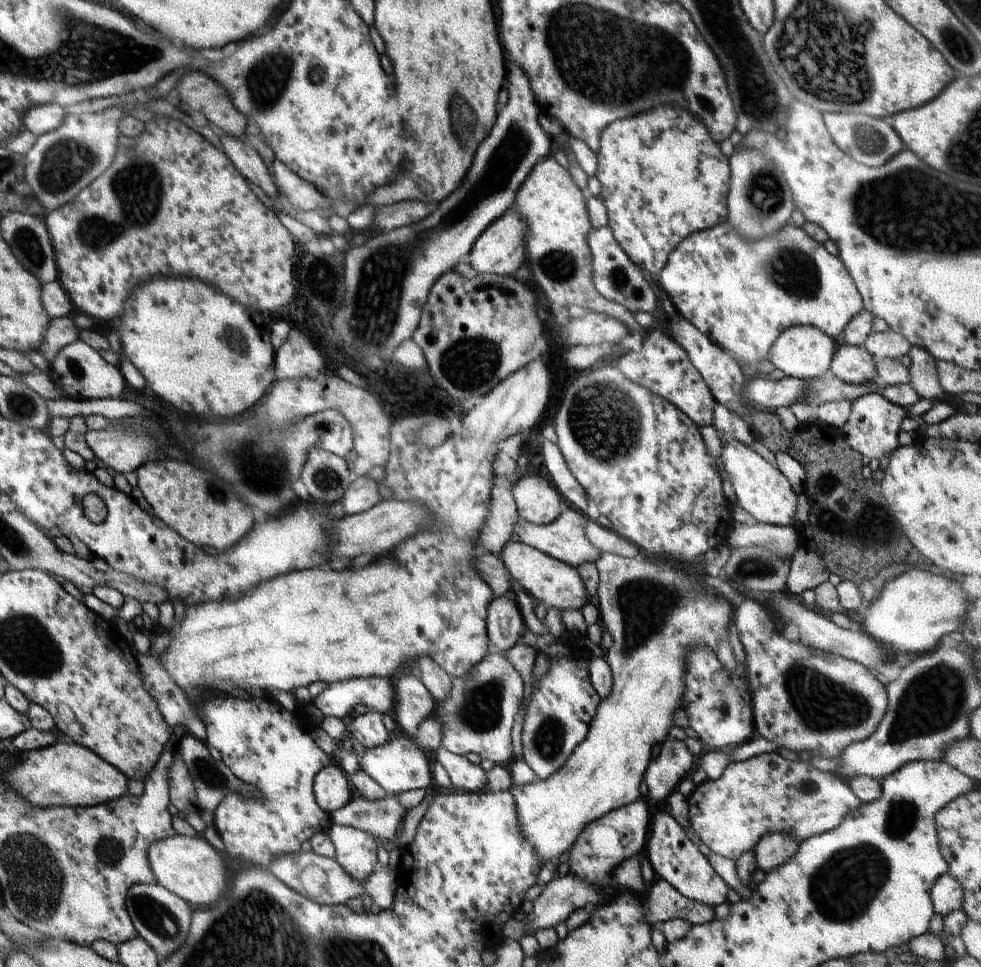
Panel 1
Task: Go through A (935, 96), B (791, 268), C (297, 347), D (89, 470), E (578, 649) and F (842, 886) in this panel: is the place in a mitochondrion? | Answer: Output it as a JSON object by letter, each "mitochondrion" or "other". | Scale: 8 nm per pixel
{"A":"other","B":"mitochondrion","C":"other","D":"other","E":"other","F":"mitochondrion"}

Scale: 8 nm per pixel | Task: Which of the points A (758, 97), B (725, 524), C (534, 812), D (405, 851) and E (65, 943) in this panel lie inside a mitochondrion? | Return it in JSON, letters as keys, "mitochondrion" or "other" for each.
{"A":"mitochondrion","B":"other","C":"other","D":"other","E":"other"}

